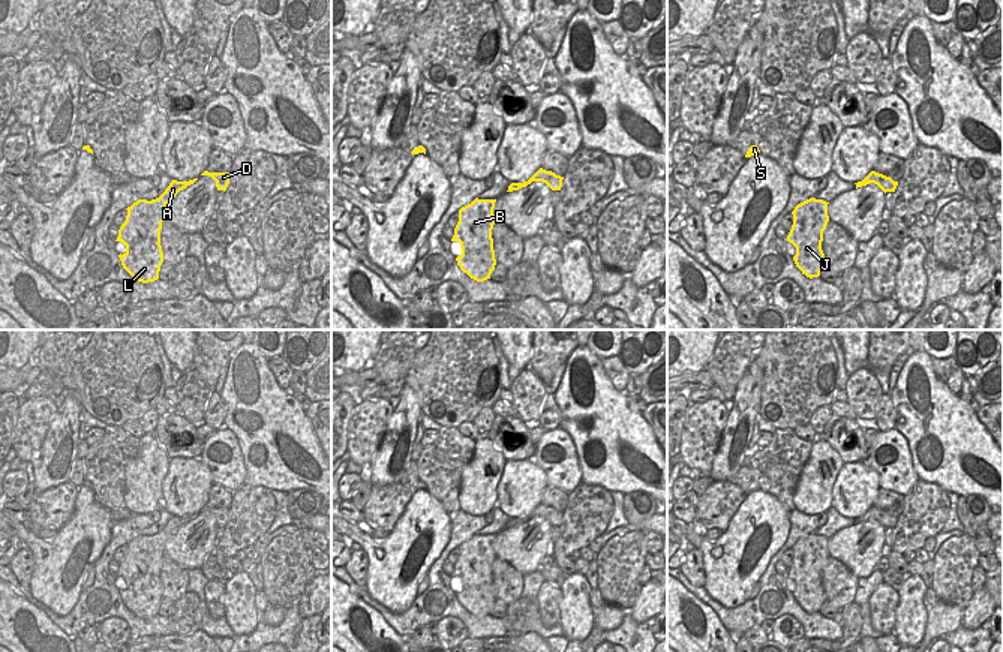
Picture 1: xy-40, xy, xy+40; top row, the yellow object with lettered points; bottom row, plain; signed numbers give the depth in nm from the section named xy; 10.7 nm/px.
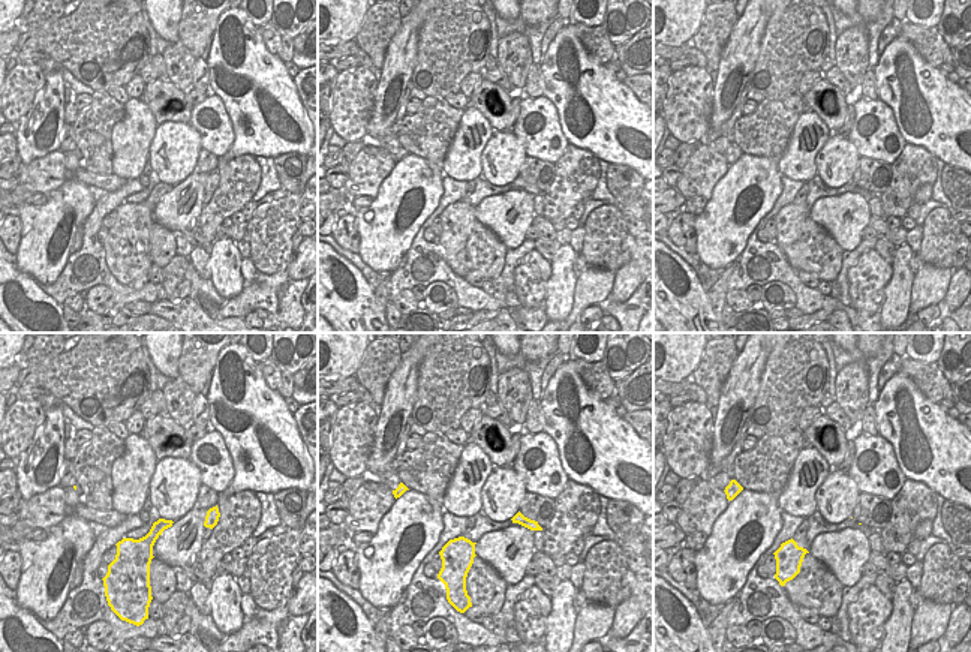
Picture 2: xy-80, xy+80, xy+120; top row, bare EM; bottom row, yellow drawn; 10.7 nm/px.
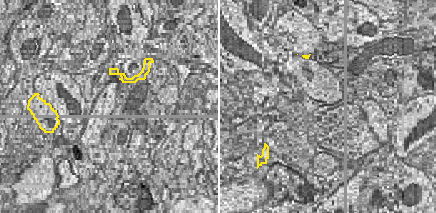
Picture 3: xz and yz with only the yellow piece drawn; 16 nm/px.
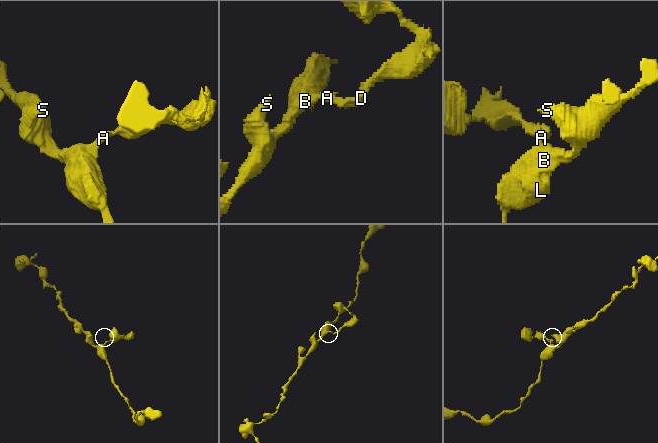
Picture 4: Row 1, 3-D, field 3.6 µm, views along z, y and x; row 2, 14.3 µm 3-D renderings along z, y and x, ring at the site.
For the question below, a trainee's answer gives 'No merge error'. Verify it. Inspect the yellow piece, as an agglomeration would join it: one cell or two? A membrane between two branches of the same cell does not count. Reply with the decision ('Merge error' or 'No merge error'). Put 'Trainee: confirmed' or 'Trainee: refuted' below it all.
No merge error.
Trainee: confirmed

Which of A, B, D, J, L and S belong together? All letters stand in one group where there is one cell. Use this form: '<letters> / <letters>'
A B D J L S

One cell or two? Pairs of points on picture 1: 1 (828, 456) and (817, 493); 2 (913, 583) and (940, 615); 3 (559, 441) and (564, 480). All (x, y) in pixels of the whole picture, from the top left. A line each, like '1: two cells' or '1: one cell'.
1: one cell
2: two cells
3: one cell

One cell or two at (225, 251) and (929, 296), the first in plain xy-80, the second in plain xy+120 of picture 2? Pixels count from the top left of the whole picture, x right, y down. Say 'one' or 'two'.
two

